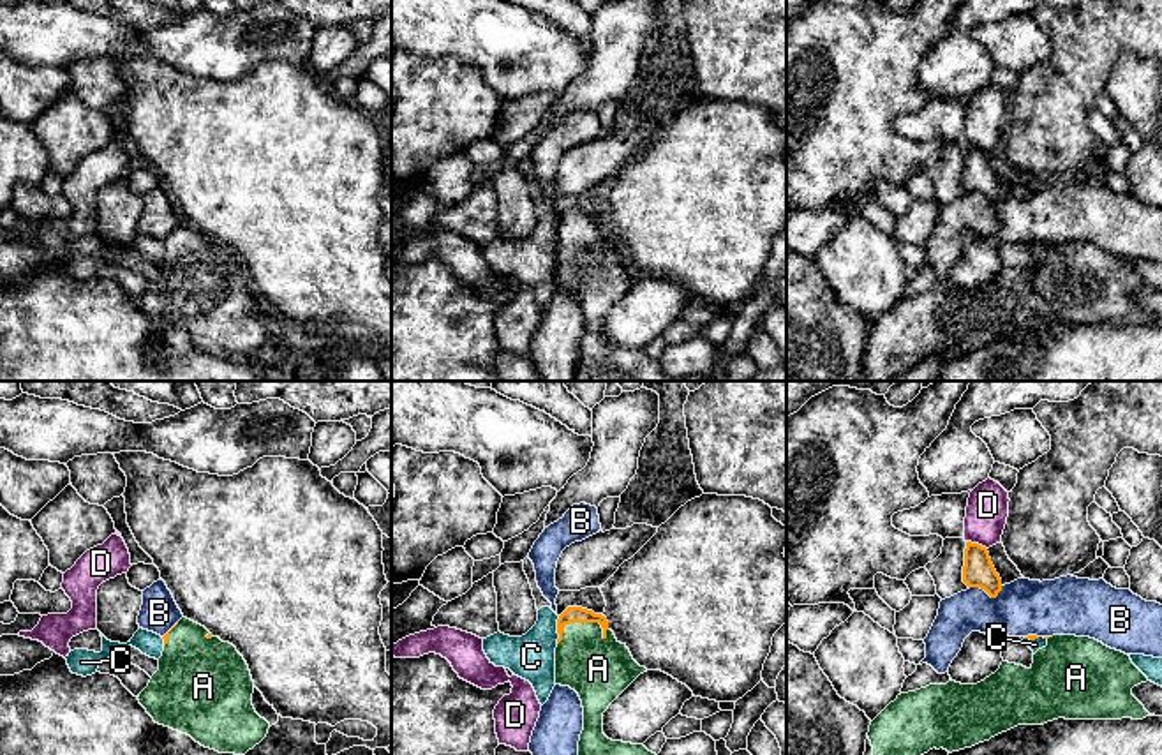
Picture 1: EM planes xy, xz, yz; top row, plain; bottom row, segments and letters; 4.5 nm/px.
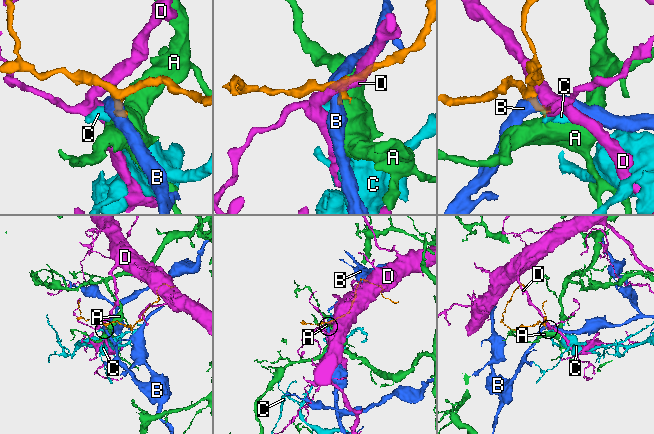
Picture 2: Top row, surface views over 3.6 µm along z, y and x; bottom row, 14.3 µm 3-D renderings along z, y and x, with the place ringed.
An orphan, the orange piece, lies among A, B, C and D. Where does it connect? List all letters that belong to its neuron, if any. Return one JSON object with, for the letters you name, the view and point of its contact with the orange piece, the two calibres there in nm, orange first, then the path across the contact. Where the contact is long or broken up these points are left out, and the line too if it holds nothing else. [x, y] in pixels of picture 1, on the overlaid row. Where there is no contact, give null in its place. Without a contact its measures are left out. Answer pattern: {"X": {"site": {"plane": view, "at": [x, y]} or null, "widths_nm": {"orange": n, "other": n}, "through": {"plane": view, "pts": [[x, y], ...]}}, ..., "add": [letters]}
{"A": {"site": {"plane": "xz", "at": [577, 621]}, "widths_nm": {"orange": 80, "other": 300}, "through": {"plane": "xz", "pts": [[572, 614], [577, 621], [588, 657], [598, 669]]}}, "add": ["A"]}

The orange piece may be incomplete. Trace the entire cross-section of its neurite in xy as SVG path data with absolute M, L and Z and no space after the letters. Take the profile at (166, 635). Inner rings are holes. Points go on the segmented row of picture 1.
M182 617L162 639L159 670L138 697L153 721L187 734L219 753L245 755L259 744L270 723L252 706L254 681L236 647L187 617Z

